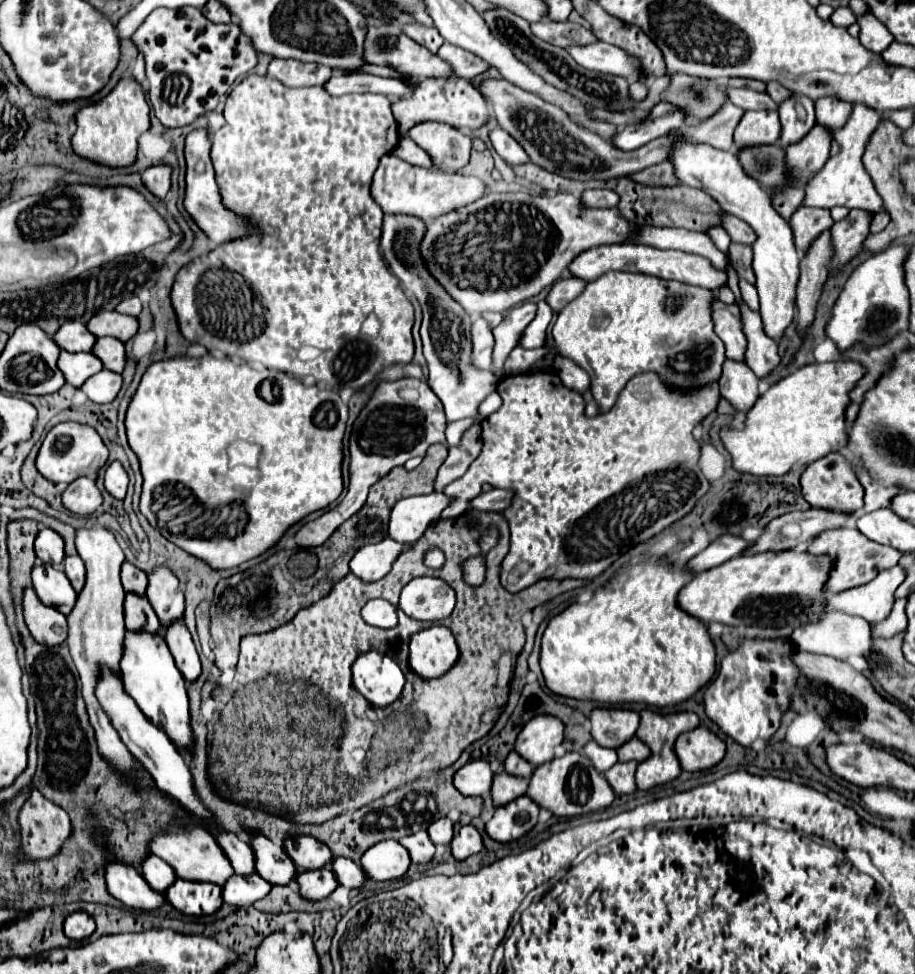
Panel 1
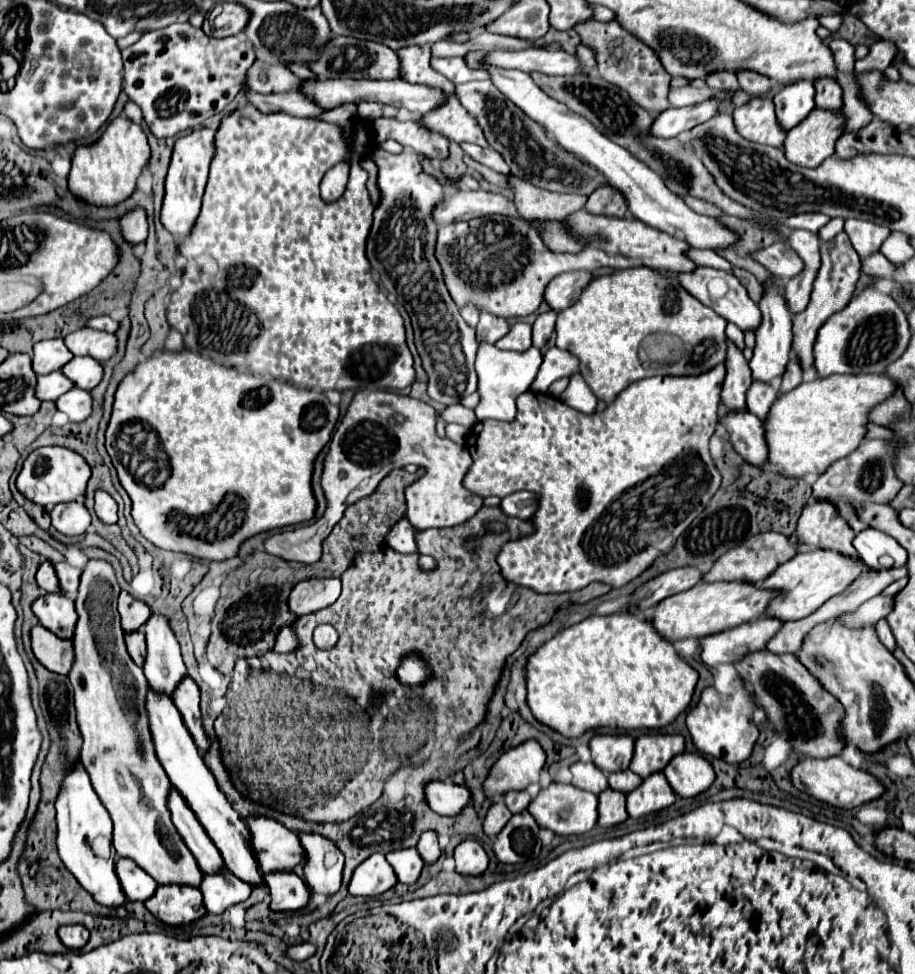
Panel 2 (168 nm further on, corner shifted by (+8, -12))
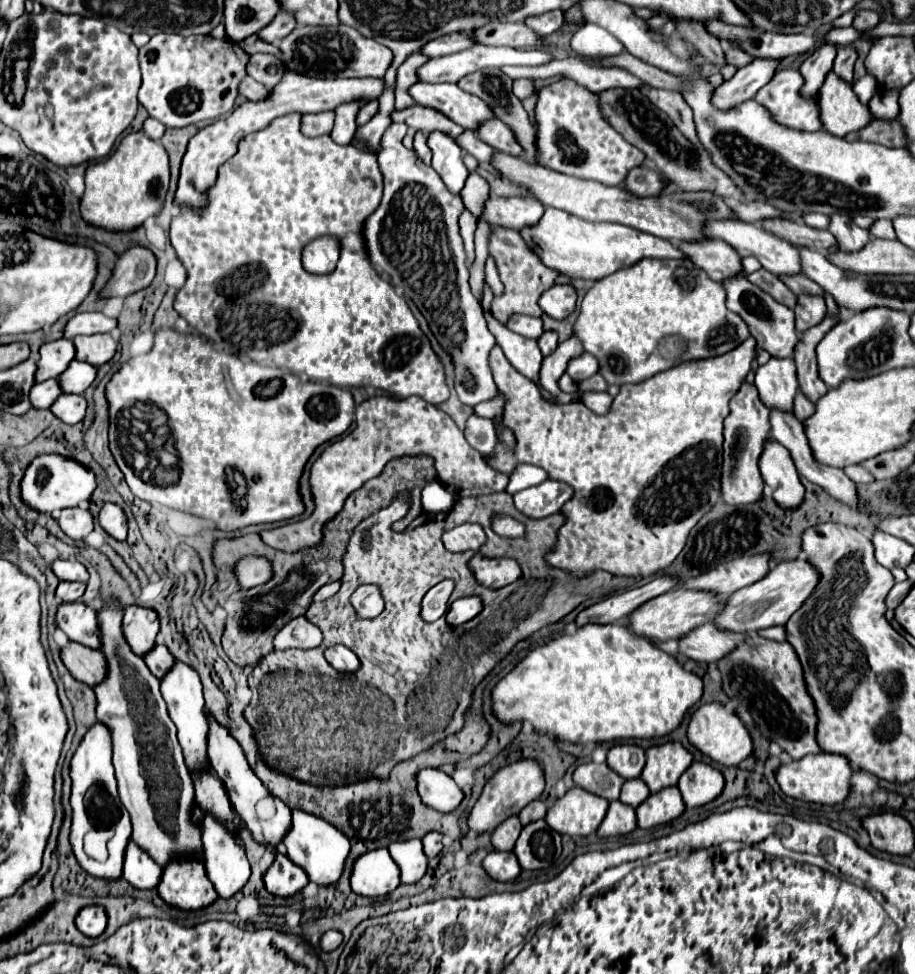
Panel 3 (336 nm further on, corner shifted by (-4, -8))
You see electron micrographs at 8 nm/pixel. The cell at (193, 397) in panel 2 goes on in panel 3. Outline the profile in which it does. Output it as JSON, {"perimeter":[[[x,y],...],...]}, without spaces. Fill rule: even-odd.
{"perimeter":[[[158,329],[154,333],[154,345],[152,345],[152,349],[148,353],[144,353],[144,355],[132,357],[130,361],[126,361],[112,375],[112,379],[106,385],[106,401],[108,401],[108,415],[110,415],[110,429],[108,429],[110,451],[112,451],[118,467],[120,467],[120,471],[124,473],[124,479],[126,479],[128,487],[132,489],[132,493],[138,495],[140,499],[146,499],[146,501],[158,501],[158,503],[162,503],[162,505],[166,505],[170,509],[186,511],[186,513],[192,513],[196,517],[208,517],[222,531],[236,531],[236,529],[242,529],[242,527],[254,525],[254,523],[276,523],[276,521],[292,519],[292,517],[300,515],[304,511],[304,505],[302,505],[300,495],[298,495],[298,477],[302,475],[302,469],[304,469],[308,457],[312,455],[312,451],[318,445],[334,439],[336,435],[346,433],[346,429],[354,421],[354,399],[352,399],[352,395],[348,391],[342,391],[340,387],[334,387],[334,385],[328,385],[328,383],[302,383],[296,375],[292,375],[292,373],[280,373],[280,369],[276,369],[276,367],[262,367],[262,365],[256,365],[256,363],[242,363],[236,355],[214,349],[200,335],[196,335],[196,333],[178,333],[176,329]],[[136,401],[142,401],[142,403],[148,403],[150,401],[150,403],[158,405],[160,409],[164,409],[164,413],[168,416],[167,424],[170,428],[170,434],[174,440],[174,447],[178,452],[178,458],[180,460],[180,479],[178,479],[176,485],[170,485],[170,487],[154,487],[154,485],[148,485],[148,483],[140,481],[140,477],[134,473],[134,469],[124,461],[124,453],[120,453],[120,427],[116,425],[116,415],[122,409],[130,409]]]}

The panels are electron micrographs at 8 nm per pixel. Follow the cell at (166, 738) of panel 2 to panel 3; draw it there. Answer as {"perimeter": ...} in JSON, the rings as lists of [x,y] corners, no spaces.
{"perimeter":[[[214,773],[192,775],[192,779],[196,785],[196,799],[194,799],[196,805],[200,805],[206,813],[212,813],[220,821],[224,821],[224,825],[228,825],[230,831],[238,831],[238,825],[234,823],[232,805],[228,801],[222,781]]]}

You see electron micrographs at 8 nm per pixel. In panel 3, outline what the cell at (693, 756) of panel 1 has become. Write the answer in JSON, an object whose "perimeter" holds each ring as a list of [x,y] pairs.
{"perimeter":[[[692,763],[678,781],[678,789],[686,807],[702,807],[714,801],[724,789],[724,777],[720,771],[706,763]]]}

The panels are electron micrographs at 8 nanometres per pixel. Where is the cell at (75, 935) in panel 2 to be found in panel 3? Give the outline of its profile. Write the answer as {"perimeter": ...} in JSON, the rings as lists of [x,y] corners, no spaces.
{"perimeter":[[[90,905],[90,907],[84,907],[78,917],[76,917],[76,927],[86,935],[86,937],[98,937],[102,935],[102,931],[106,929],[106,913],[104,913],[104,907],[100,905]]]}

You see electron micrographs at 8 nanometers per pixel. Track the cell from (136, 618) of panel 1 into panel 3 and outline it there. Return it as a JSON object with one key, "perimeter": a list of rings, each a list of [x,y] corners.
{"perimeter":[[[156,645],[146,657],[144,657],[144,663],[148,665],[148,669],[154,673],[154,677],[162,679],[168,669],[172,669],[172,665],[176,663],[176,659],[170,655],[170,651],[164,647],[164,645]]]}

